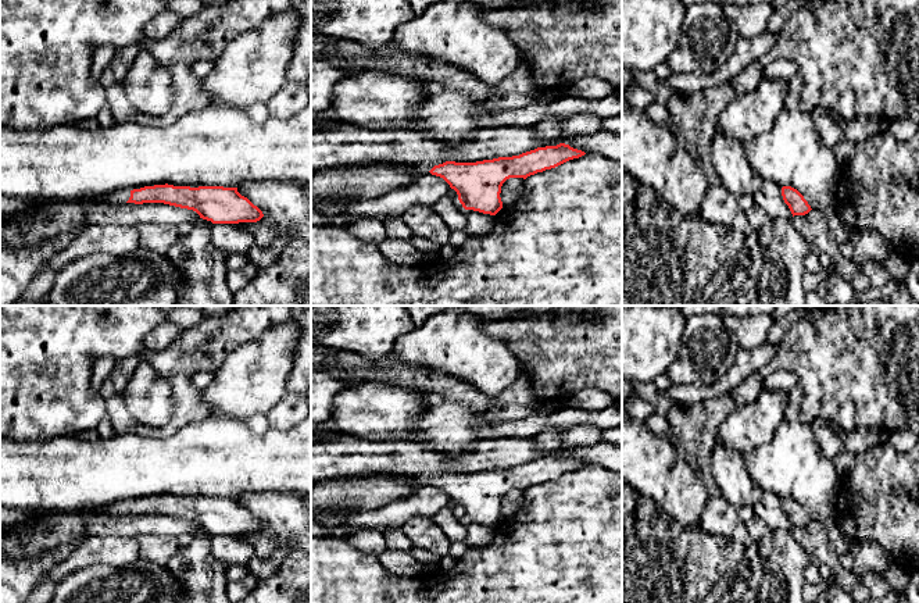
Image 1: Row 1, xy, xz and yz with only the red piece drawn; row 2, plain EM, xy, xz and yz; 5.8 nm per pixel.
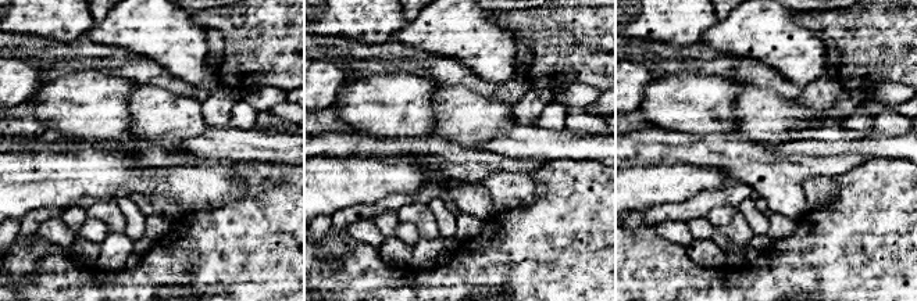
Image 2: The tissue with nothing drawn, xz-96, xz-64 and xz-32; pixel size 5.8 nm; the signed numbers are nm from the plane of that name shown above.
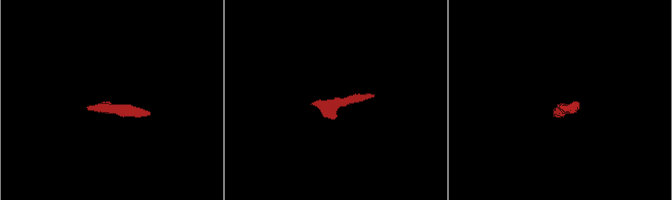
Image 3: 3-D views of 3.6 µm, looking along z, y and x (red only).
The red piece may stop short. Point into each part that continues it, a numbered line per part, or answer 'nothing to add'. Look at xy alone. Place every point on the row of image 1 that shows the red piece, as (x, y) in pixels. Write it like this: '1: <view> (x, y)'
1: xy (121, 196)

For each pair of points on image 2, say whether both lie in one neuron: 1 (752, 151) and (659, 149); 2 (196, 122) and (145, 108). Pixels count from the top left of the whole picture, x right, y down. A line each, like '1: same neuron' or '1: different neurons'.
1: same neuron
2: same neuron

